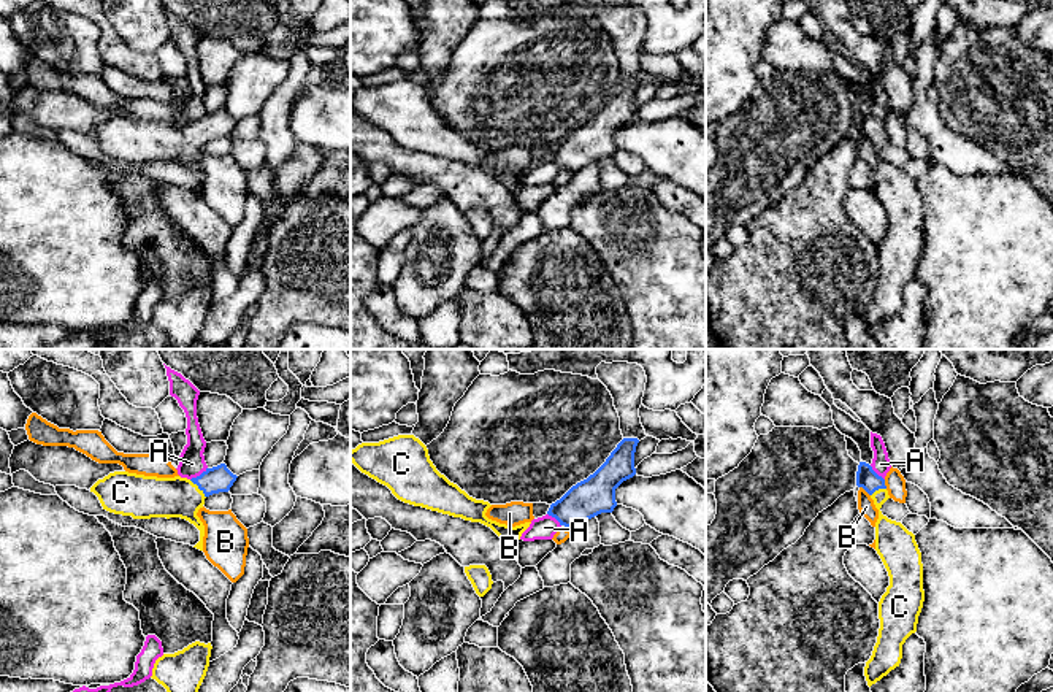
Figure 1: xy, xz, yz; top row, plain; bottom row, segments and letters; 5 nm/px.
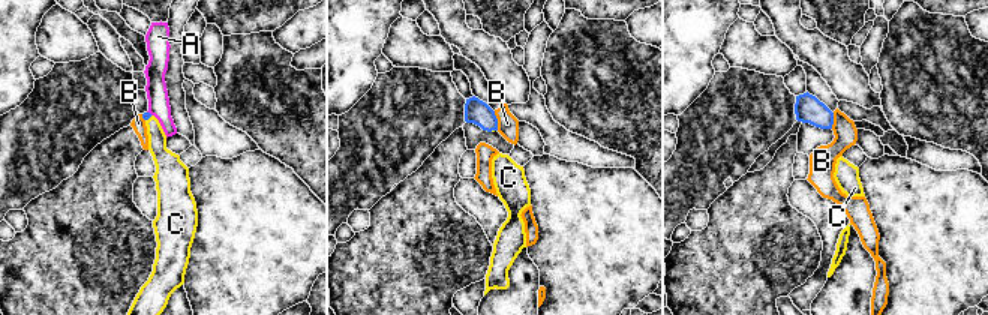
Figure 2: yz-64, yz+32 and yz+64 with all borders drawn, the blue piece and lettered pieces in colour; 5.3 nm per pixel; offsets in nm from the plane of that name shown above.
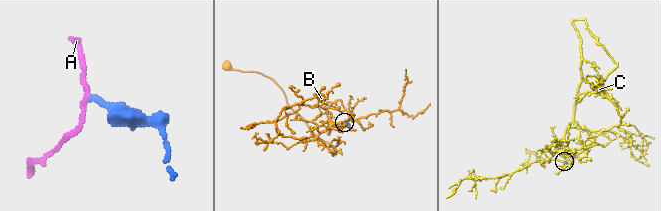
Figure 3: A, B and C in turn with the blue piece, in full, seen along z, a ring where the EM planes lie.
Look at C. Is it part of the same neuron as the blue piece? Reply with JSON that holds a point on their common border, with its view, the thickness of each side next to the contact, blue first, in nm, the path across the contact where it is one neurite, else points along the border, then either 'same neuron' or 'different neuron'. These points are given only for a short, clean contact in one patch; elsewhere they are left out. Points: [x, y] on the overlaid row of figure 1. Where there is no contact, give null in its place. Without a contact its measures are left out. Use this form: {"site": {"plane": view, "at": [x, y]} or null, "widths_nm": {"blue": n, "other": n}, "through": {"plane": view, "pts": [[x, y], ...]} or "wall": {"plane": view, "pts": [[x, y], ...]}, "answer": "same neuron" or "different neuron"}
{"site": {"plane": "xy", "at": [199, 488]}, "widths_nm": {"blue": 130, "other": 200}, "through": {"plane": "xy", "pts": [[219, 478], [199, 488], [184, 497], [151, 497]]}, "answer": "same neuron"}

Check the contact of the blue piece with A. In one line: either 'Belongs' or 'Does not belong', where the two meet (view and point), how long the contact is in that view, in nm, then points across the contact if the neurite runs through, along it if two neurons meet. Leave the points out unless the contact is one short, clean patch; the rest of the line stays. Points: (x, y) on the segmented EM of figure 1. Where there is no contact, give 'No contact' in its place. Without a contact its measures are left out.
Does not belong. Touches blue at xy (200, 475). Shared border 110 nm. Boundary: xy (206, 467), (191, 480)

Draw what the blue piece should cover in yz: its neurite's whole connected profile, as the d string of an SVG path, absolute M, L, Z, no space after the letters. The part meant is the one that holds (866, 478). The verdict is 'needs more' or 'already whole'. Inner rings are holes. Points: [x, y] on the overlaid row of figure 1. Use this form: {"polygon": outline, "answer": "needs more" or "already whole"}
{"polygon": "M860 462L856 486L871 495L879 509L875 551L890 576L890 586L879 602L880 629L877 643L864 667L864 676L871 687L899 667L902 644L917 632L925 602L923 563L915 535L880 511L890 498L885 479L869 463Z", "answer": "needs more"}

